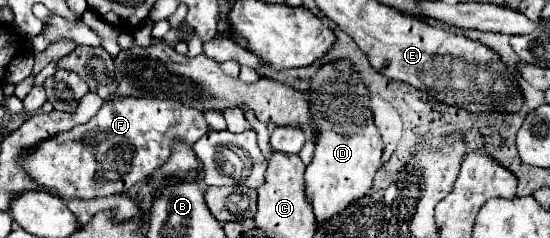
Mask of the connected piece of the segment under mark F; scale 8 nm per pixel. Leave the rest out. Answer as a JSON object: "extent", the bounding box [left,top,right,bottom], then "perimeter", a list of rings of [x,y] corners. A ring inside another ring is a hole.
{"extent":[19,96,207,200],"perimeter":[[[125,96],[105,102],[87,124],[77,124],[23,150],[19,164],[33,182],[63,200],[127,194],[137,182],[147,180],[149,174],[167,162],[175,144],[193,146],[207,130],[203,114],[181,102]]]}

